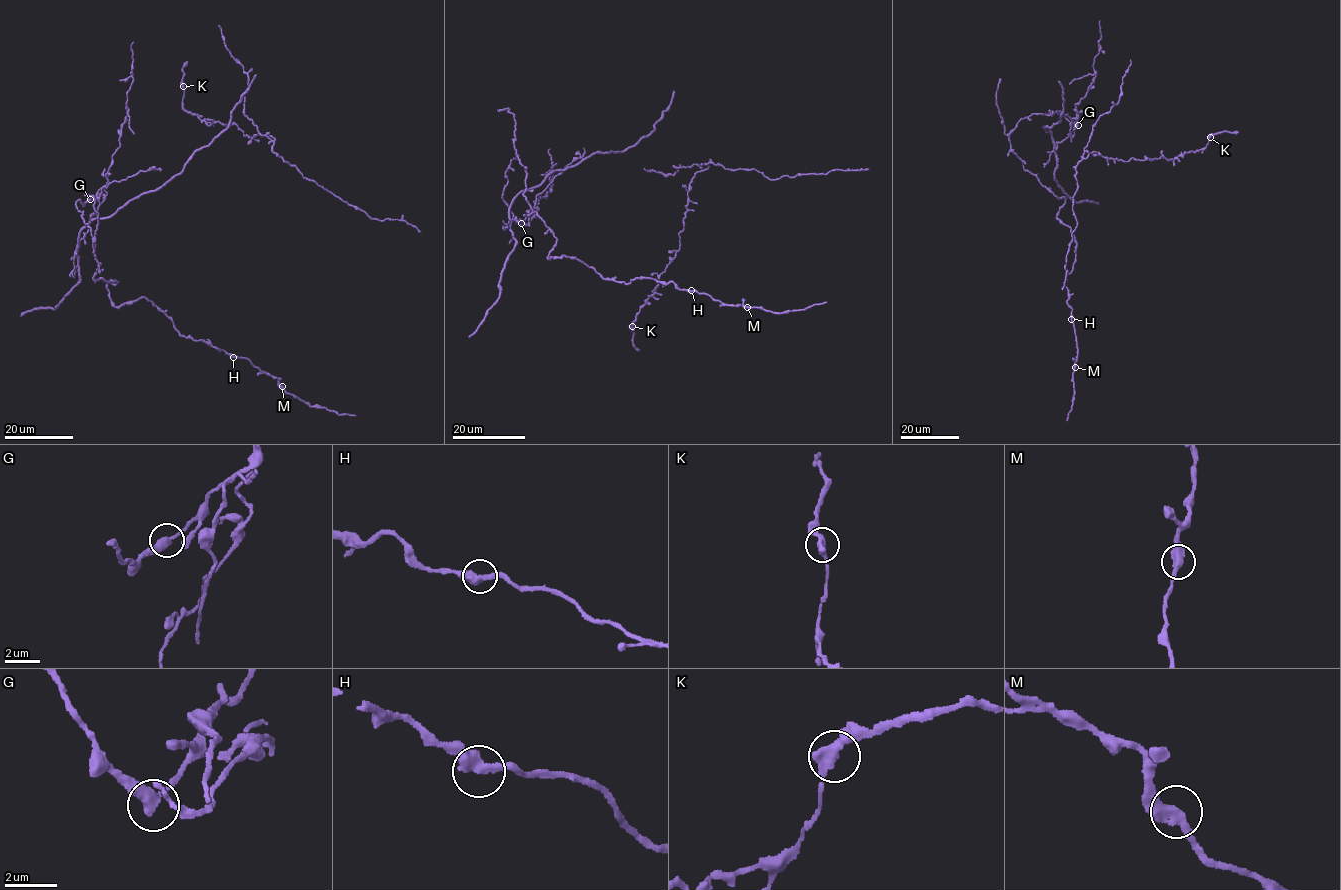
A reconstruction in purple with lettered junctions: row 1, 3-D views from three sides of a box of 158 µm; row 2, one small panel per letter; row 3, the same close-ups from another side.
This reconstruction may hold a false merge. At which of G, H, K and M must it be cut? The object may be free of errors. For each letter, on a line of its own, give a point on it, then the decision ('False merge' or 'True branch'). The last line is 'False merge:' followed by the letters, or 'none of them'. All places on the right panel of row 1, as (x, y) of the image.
G: Place: (1078, 125). False merge
H: Place: (1071, 319). True branch
K: Place: (1210, 137). True branch
M: Place: (1075, 367). True branch
False merge: G

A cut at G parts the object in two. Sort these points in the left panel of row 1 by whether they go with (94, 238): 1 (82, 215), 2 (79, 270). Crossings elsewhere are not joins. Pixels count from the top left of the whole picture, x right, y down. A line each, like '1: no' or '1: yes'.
1: yes
2: no

